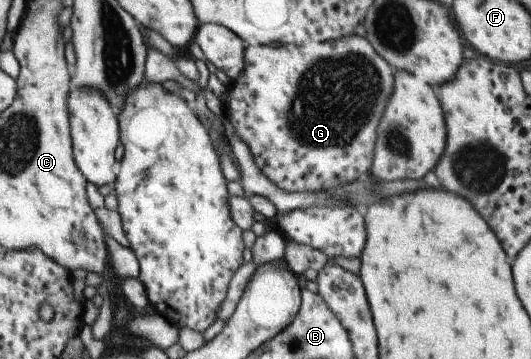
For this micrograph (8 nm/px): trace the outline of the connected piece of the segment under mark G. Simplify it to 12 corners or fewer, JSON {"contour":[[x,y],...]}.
{"contour":[[368,40],[245,46],[224,114],[282,192],[368,174]]}

